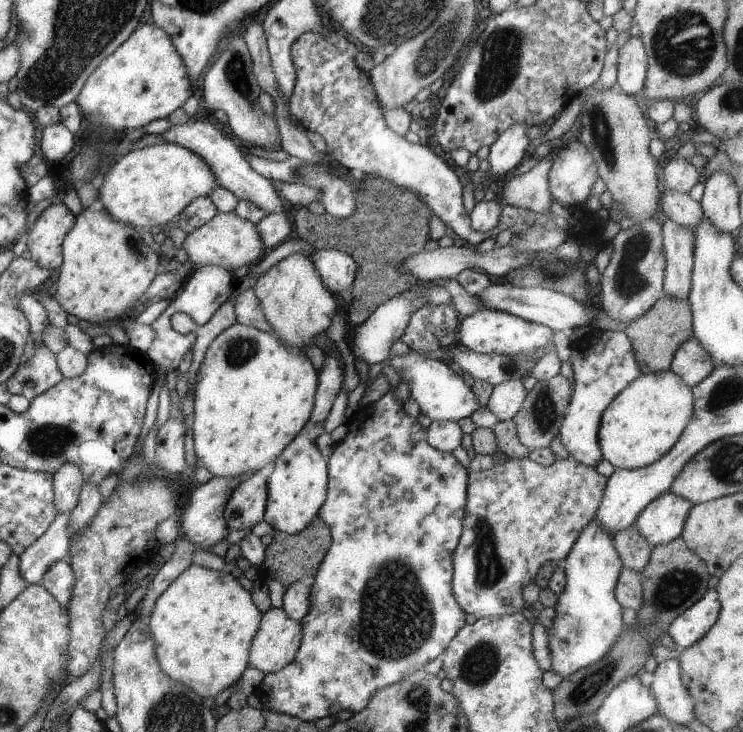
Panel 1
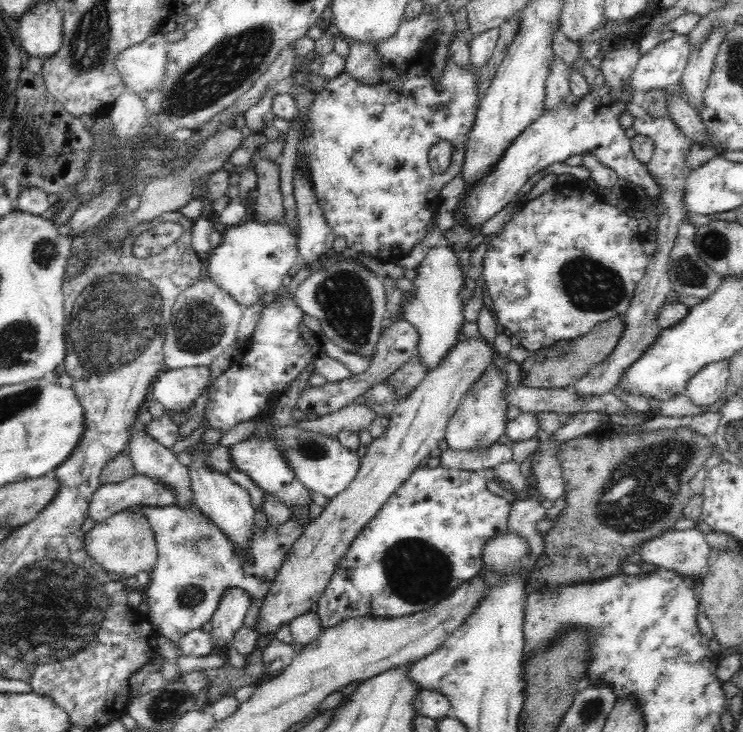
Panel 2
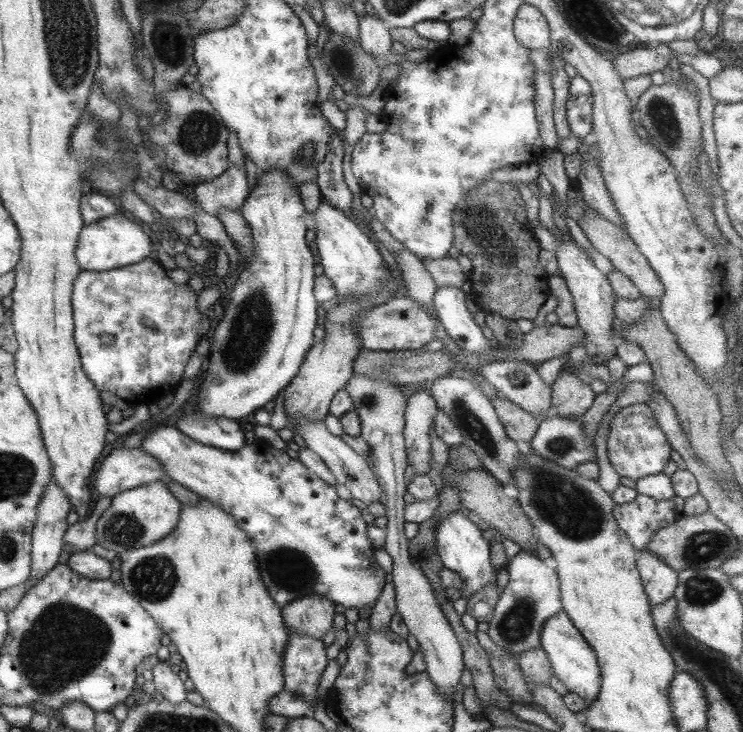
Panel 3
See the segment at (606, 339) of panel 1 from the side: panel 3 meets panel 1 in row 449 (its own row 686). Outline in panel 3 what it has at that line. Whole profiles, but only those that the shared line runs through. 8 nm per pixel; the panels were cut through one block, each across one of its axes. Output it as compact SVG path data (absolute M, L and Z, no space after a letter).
M562 611L549 616L539 630L539 644L545 652L557 680L563 682L563 686L567 688L568 692L577 694L585 702L584 708L587 708L600 691L601 672L597 666L595 653L573 626L570 618Z

